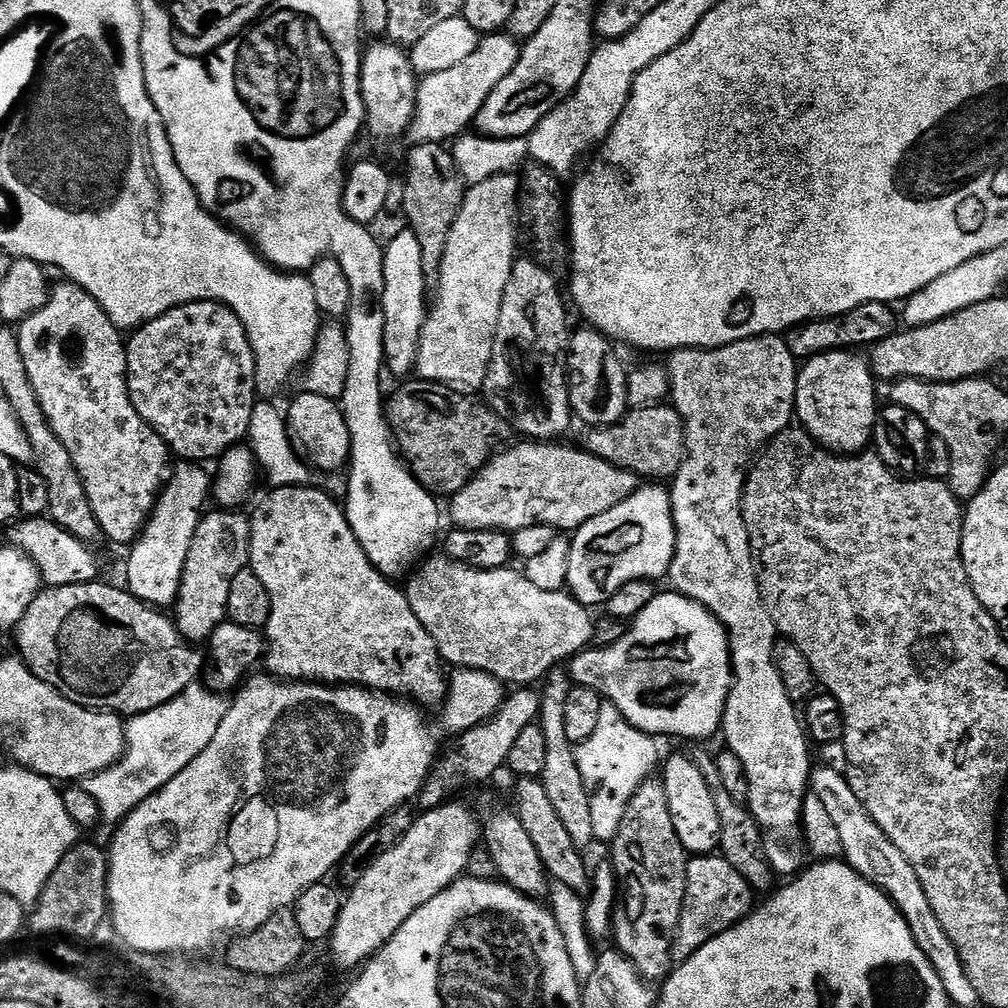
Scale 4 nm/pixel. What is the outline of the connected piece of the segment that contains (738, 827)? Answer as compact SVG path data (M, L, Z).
M704 750L693 751L692 757L695 764L702 771L702 776L706 778L706 786L708 786L710 794L714 798L714 806L718 806L719 855L723 856L726 862L730 862L730 866L734 866L734 870L738 870L738 874L742 874L742 878L746 878L746 882L751 884L753 889L760 890L760 888L768 887L768 889L771 889L774 873L772 865L767 860L765 837L760 837L762 835L760 823L753 818L745 805L734 802L734 798L730 798L730 794L727 793L727 789L723 788L723 783L719 778L715 757L710 752L708 754Z

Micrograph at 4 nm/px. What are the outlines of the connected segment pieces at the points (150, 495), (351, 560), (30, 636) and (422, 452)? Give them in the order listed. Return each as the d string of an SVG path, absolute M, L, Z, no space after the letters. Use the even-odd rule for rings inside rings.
M71 282L63 283L58 285L57 288L55 285L49 291L48 300L45 301L38 311L27 316L25 320L20 321L18 335L20 338L20 349L22 350L22 362L26 362L26 374L30 378L30 386L34 386L34 394L42 406L48 425L52 427L54 434L58 434L62 446L66 446L66 450L70 450L70 458L82 478L84 489L86 490L86 498L90 498L90 506L94 510L94 518L98 518L98 526L101 533L105 537L109 536L116 544L128 546L135 541L141 530L144 529L144 524L148 520L152 508L156 505L156 498L160 495L160 489L169 475L170 463L168 464L168 456L170 457L170 449L164 443L164 439L140 417L138 410L134 410L134 406L130 402L128 397L128 353L126 351L125 337L120 337L123 336L121 329L113 326L111 318L104 313L102 305L86 290L82 290Z
M319 486L273 488L268 494L269 496L253 512L250 512L252 529L250 530L250 554L248 555L252 572L258 574L262 586L266 586L266 590L270 590L270 618L266 629L266 664L268 660L269 668L267 671L275 679L285 682L319 682L329 686L359 686L370 688L374 692L391 694L397 698L407 698L420 706L425 706L424 704L443 705L448 695L449 681L440 673L442 661L438 646L434 642L434 638L430 638L426 626L422 626L422 622L418 622L414 610L410 610L407 595L401 589L399 592L392 585L395 583L389 577L382 575L370 562L370 558L366 558L366 550L362 550L358 538L354 538L354 530L350 530L347 511L341 505L339 508L336 505L339 503Z
M104 583L45 587L14 627L16 648L25 666L70 702L131 718L170 702L197 683L204 671L205 653L185 640L171 615L143 604L123 587Z
M412 378L404 383L408 382L409 384L402 385L393 396L391 393L386 400L386 415L388 427L392 430L392 439L399 451L400 459L407 464L413 478L433 496L450 498L455 492L462 490L466 482L474 479L505 443L504 419L493 408L488 407L483 399L475 400L472 397L475 395L465 394L447 384L432 384L419 378Z

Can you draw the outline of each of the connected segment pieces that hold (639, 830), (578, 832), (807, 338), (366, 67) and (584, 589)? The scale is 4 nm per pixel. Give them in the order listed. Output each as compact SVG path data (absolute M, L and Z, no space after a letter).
M649 778L638 786L634 798L630 798L626 806L626 814L622 814L622 826L618 826L618 834L610 841L610 848L610 863L616 874L617 891L610 933L611 939L616 939L615 951L621 952L645 980L663 982L674 967L672 939L676 936L682 902L686 898L686 866L690 859L678 838L678 830L674 830L674 818L670 818L670 802L666 802L663 779Z
M560 666L553 668L543 681L538 723L542 734L546 734L546 766L542 769L542 774L538 779L544 784L547 797L550 798L559 820L566 826L566 831L570 834L574 846L587 850L591 844L597 843L594 821L590 815L590 794L586 794L586 786L578 770L576 749L570 742L570 738L566 738L566 726L562 723L566 710L566 697L570 695L573 687L572 677Z
M870 302L850 310L846 314L826 316L822 320L810 320L807 324L790 328L786 333L790 354L798 362L807 362L812 357L820 356L824 352L867 349L873 344L896 335L898 331L898 325L896 325L896 320L898 324L898 312L897 309L896 312L894 309L895 307L892 304Z
M391 42L376 44L372 49L363 53L360 61L360 93L364 99L364 114L367 131L372 131L380 140L392 140L403 129L411 125L416 116L416 85L418 75L412 68L409 53L401 45Z
M664 486L637 487L630 498L575 529L571 542L567 591L582 605L607 605L608 599L622 590L626 582L663 581L674 562L676 549L672 493Z

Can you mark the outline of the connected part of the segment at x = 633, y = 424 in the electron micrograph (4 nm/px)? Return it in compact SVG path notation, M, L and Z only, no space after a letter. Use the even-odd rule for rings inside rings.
M664 402L649 407L633 408L618 423L604 427L593 427L588 434L589 436L585 438L583 444L587 452L610 462L615 468L633 472L637 478L644 479L645 476L648 479L645 481L648 482L671 481L684 461L684 423L676 413L676 409Z

